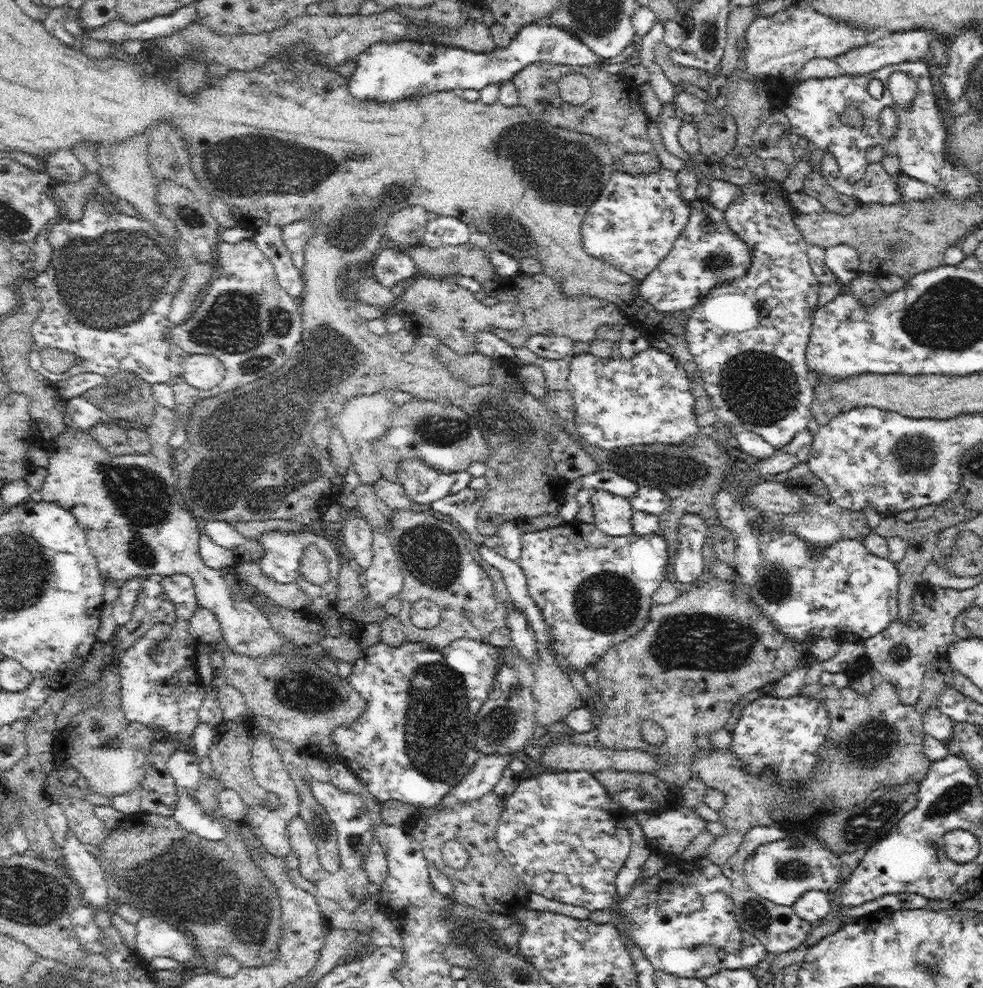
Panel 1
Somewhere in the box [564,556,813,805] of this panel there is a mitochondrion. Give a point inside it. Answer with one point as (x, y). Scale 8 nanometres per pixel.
(710, 642)

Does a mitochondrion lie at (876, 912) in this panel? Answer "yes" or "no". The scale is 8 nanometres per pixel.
no

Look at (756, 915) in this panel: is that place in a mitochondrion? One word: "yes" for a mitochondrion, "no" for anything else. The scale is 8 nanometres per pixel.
yes

